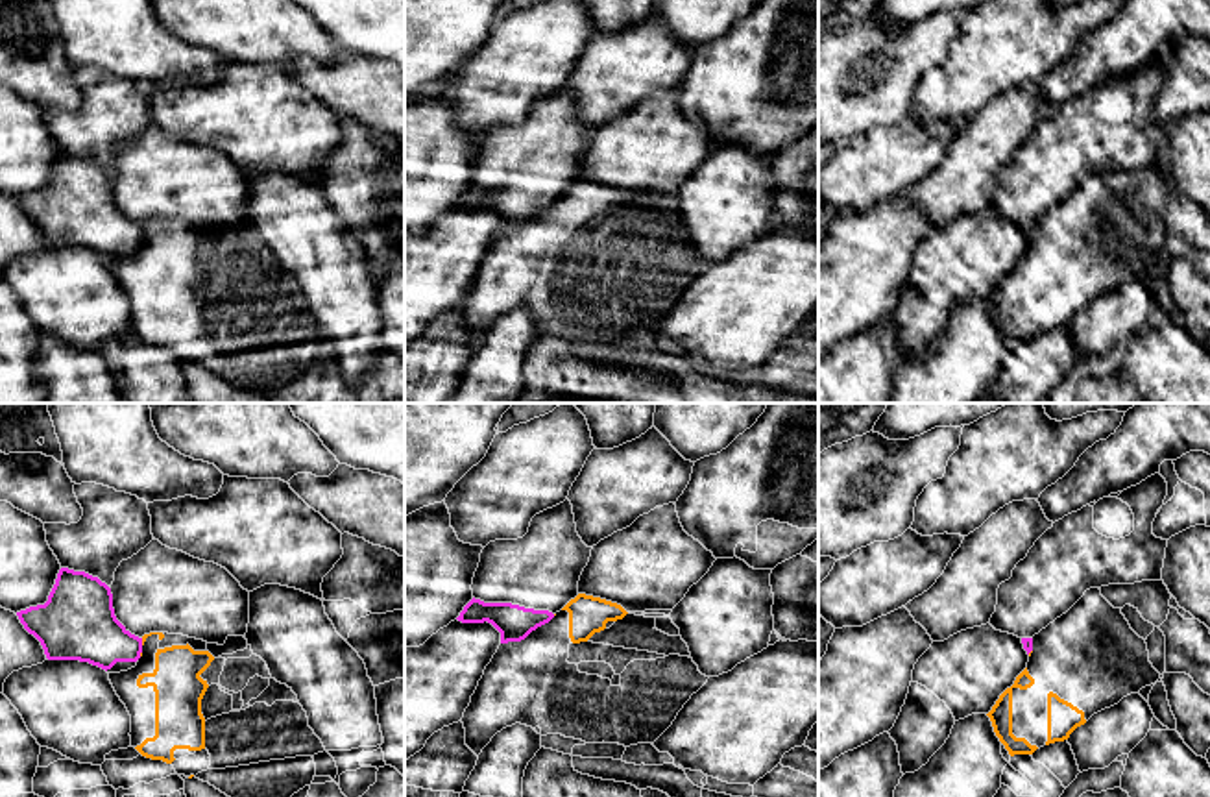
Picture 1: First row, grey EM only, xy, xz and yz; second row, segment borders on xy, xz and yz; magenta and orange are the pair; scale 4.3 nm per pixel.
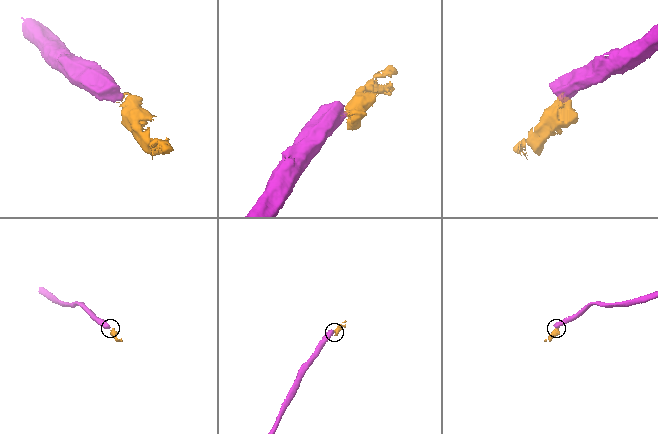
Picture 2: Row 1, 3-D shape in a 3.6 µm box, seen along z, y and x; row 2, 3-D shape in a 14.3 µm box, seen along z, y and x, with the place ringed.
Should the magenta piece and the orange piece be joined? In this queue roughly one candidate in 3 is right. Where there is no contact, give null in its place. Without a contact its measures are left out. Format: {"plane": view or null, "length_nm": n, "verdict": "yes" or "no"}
{"plane": "xy", "length_nm": 30, "verdict": "no"}

